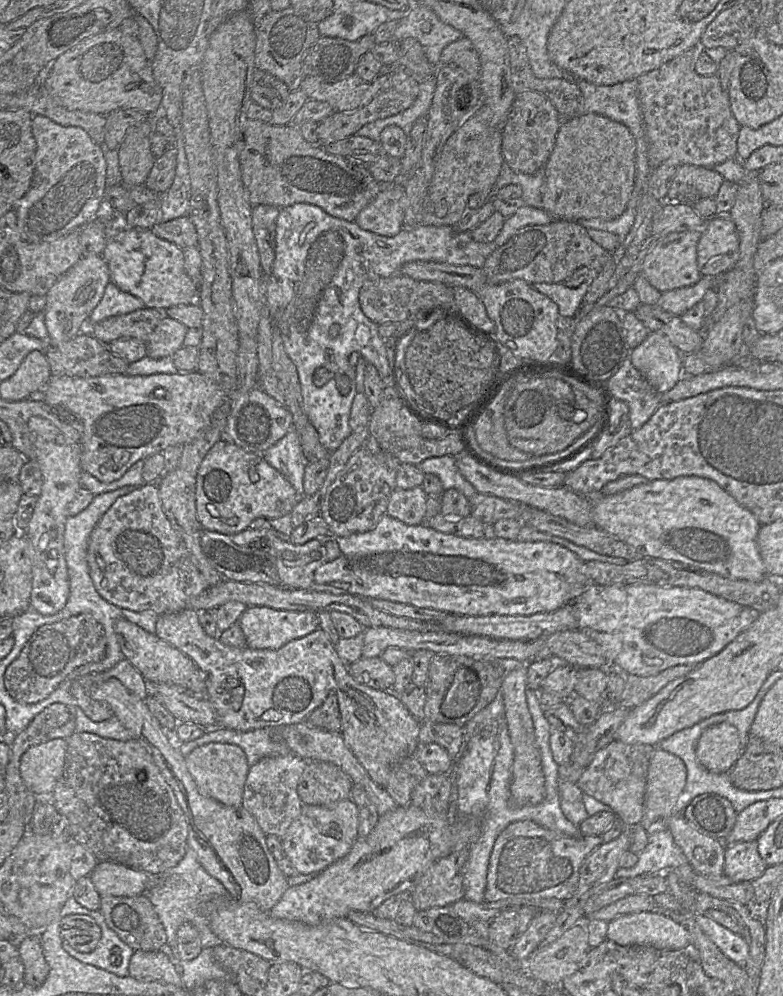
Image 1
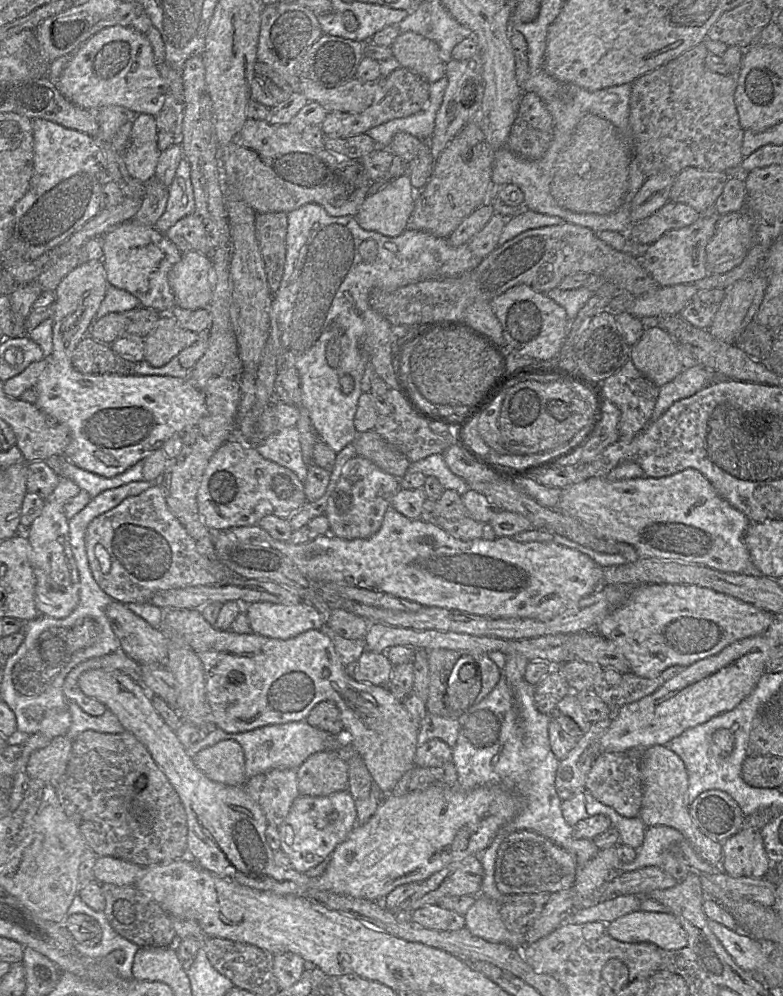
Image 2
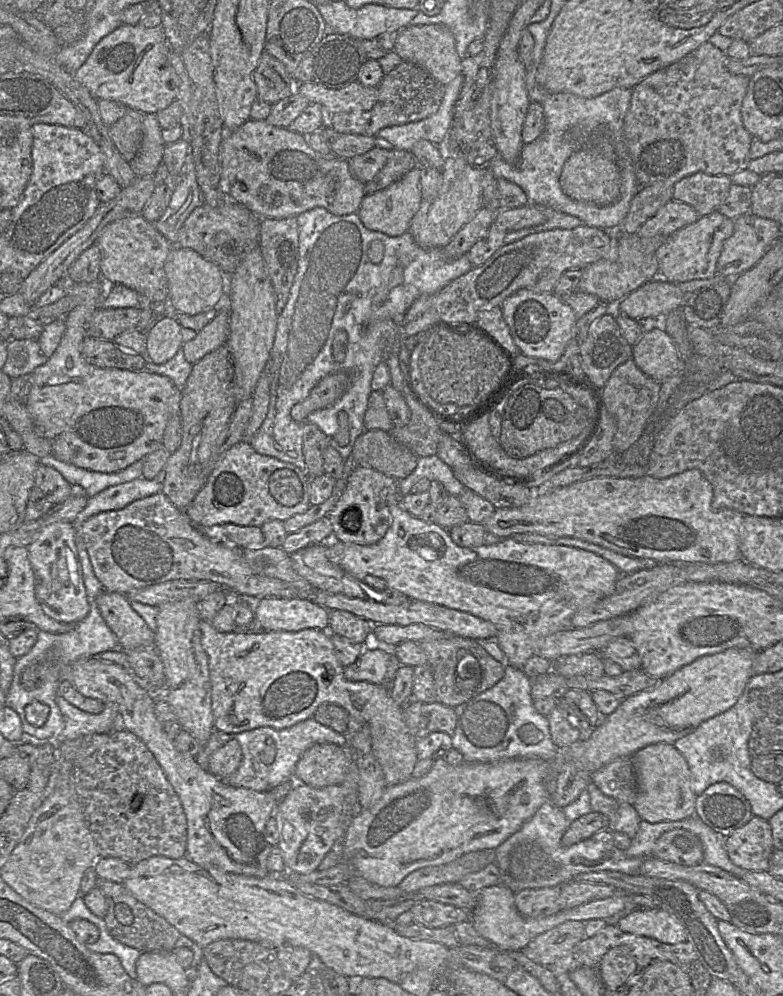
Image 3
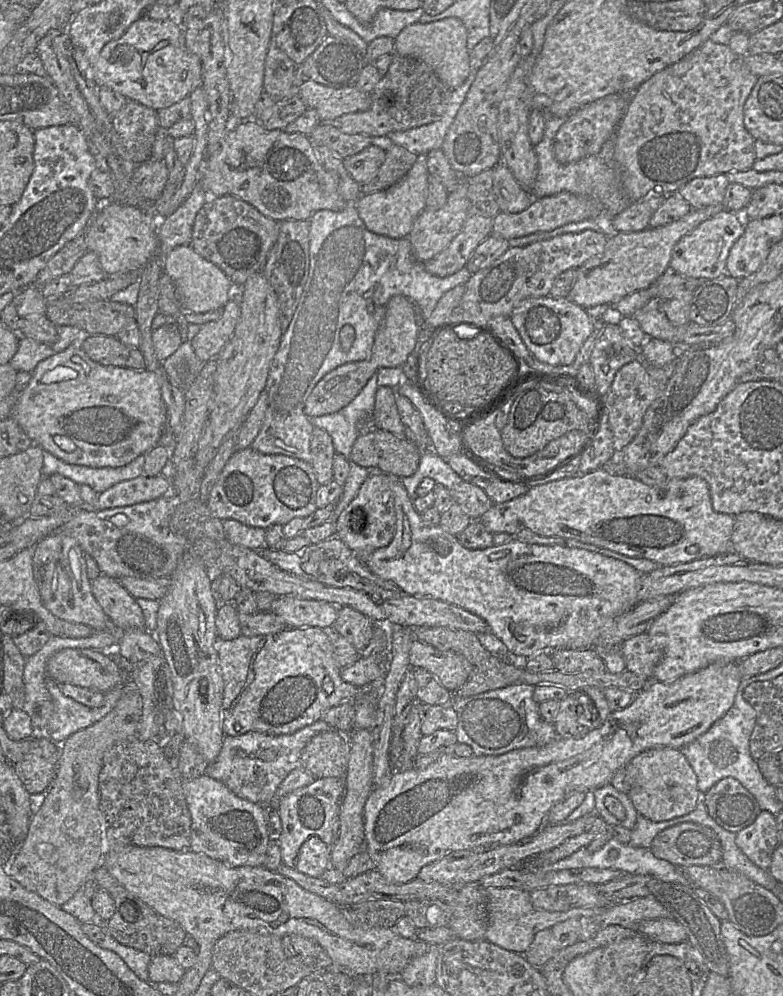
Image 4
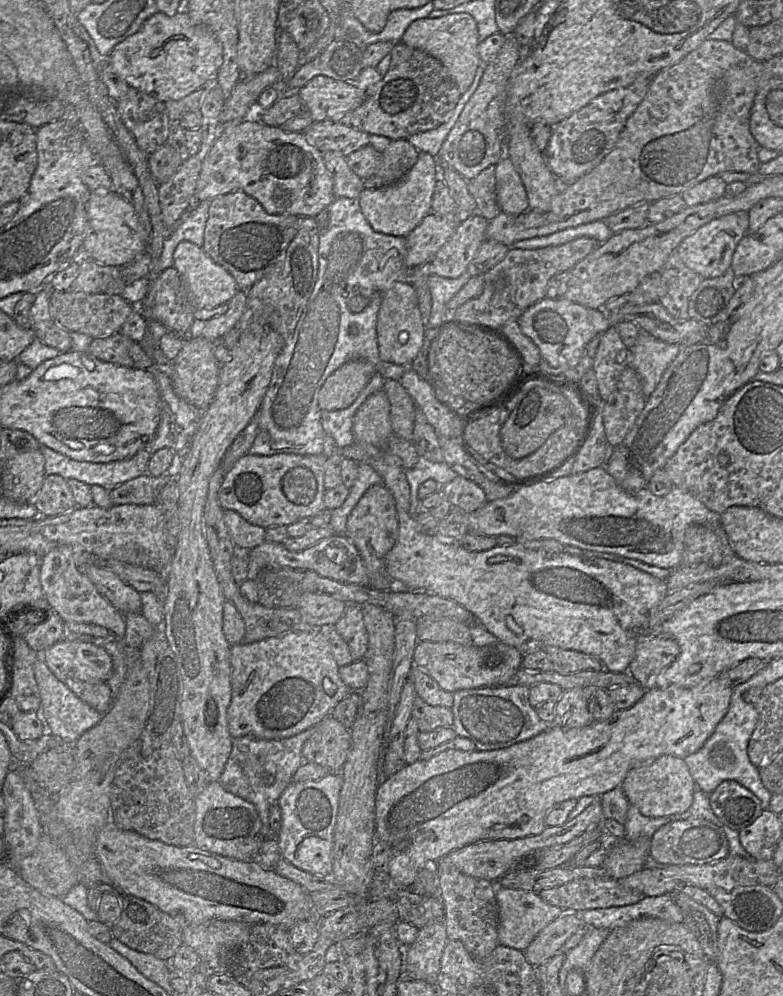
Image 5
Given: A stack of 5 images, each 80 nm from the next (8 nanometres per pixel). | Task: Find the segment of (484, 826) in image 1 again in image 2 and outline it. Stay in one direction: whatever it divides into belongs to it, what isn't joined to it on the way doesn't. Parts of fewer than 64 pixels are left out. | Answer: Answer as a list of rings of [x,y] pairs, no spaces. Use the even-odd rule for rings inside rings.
[[[502,676],[494,690],[481,702],[471,707],[459,719],[459,735],[453,747],[452,762],[457,770],[458,787],[464,791],[471,791],[486,785],[501,785],[518,795],[523,801],[523,808],[519,814],[503,826],[480,855],[479,860],[483,866],[483,880],[481,892],[488,899],[498,902],[501,906],[506,904],[522,904],[531,900],[531,895],[504,895],[499,892],[495,881],[495,867],[497,853],[501,843],[513,832],[530,830],[543,835],[556,845],[573,854],[578,863],[578,870],[599,852],[599,848],[590,839],[576,839],[573,835],[574,827],[564,819],[561,799],[556,791],[556,776],[560,760],[551,750],[549,741],[549,724],[551,717],[538,711],[536,707],[536,693],[534,687],[521,680],[513,687]]]

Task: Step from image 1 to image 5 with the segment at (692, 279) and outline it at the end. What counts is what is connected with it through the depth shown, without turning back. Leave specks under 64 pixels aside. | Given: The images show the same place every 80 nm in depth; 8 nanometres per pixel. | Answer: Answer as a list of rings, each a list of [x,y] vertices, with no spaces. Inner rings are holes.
[[[745,211],[716,218],[685,238],[676,249],[684,264],[704,279],[722,276],[731,267],[733,254],[749,228],[749,214]]]

